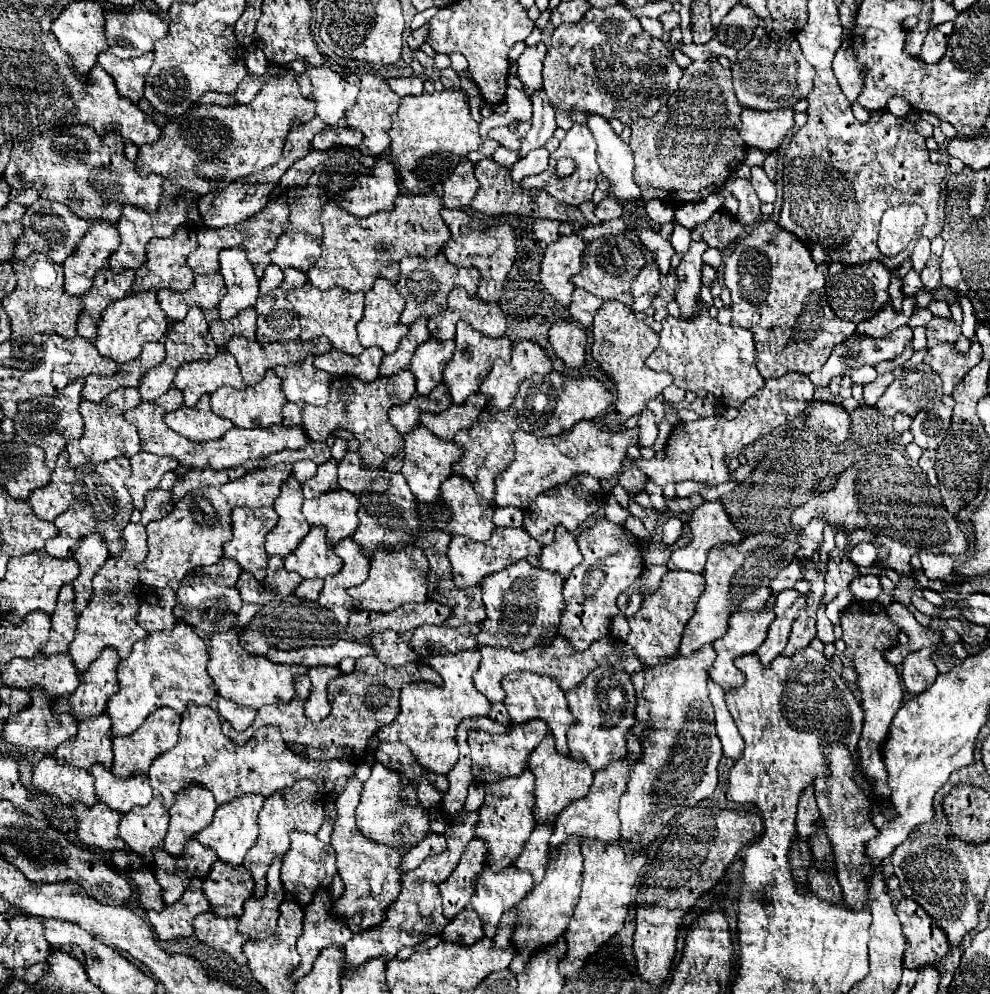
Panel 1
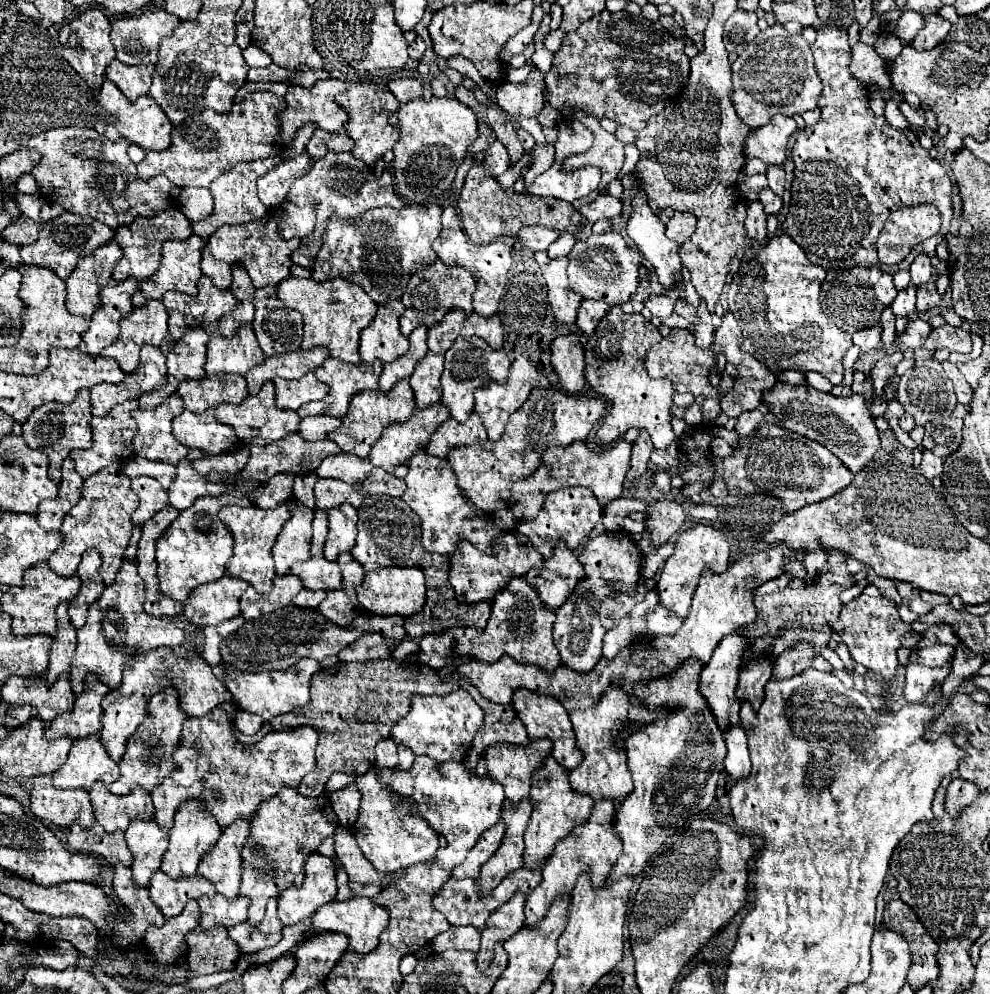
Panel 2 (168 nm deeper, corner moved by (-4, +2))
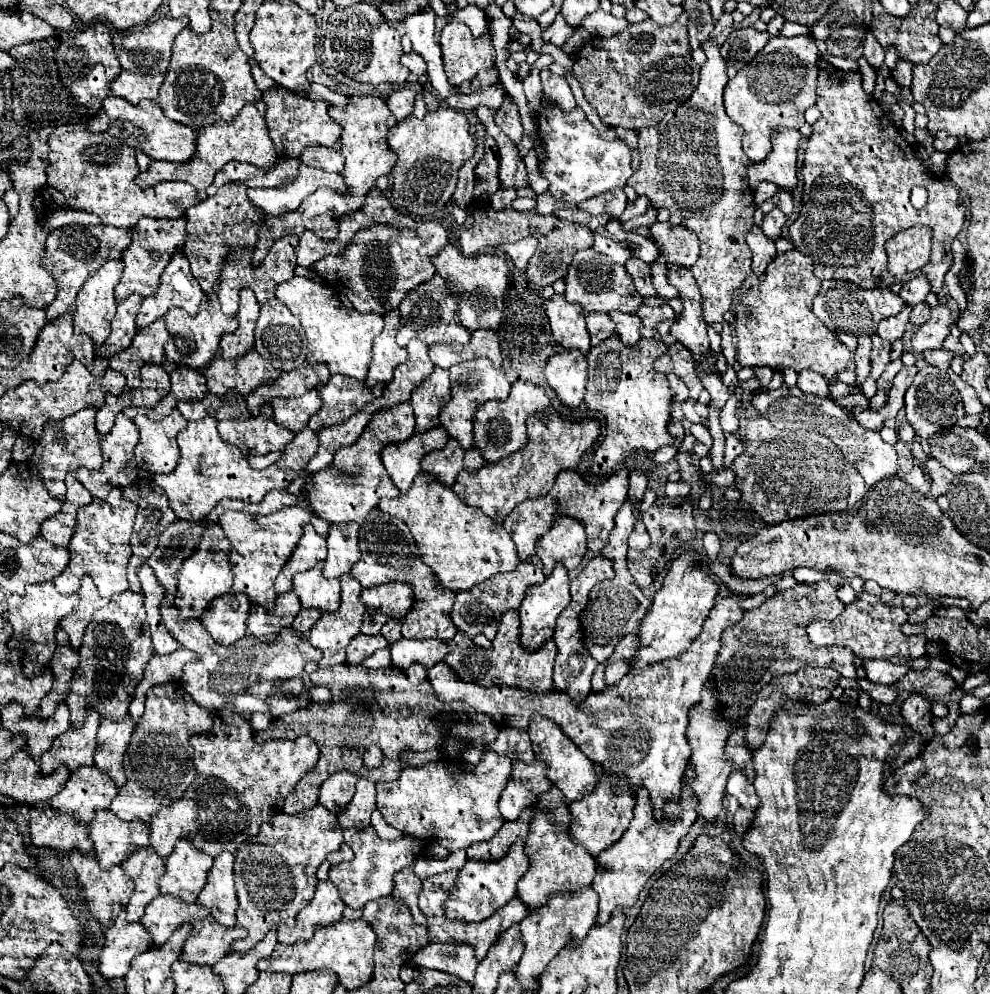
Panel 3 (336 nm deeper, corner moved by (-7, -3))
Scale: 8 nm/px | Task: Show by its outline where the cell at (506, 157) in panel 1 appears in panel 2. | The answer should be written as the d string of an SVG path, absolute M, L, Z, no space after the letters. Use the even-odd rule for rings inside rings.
M493 142L485 152L483 152L483 166L485 174L491 174L491 178L497 178L509 168L509 154L503 144Z

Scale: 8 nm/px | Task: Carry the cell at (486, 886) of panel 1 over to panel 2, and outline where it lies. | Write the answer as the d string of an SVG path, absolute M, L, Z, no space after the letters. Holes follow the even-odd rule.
M517 892L507 904L497 908L487 920L487 928L481 934L481 950L477 952L477 968L483 972L493 962L495 944L509 940L517 930L523 928L525 922L525 894Z

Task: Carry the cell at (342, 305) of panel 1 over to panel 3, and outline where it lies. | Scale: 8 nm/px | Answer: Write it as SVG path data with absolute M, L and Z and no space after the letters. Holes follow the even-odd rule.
M292 277L276 287L276 299L280 299L302 323L306 331L306 361L326 363L330 373L348 375L352 379L364 381L370 363L372 339L382 331L384 319L378 313L360 313L354 309L348 297L334 291L322 281L308 277Z

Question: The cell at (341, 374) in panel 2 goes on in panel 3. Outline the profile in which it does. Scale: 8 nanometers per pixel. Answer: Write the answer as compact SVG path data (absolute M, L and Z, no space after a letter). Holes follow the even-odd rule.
M332 375L328 383L316 389L320 389L322 407L308 421L312 431L318 431L318 423L326 427L346 421L354 413L362 411L362 407L378 395L374 387L368 387L364 381L356 381L346 375Z

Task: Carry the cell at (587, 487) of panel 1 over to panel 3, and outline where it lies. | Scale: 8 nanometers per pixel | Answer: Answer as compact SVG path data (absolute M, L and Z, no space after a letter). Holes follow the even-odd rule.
M556 515L550 531L536 541L536 555L542 559L546 575L552 573L558 561L562 561L568 571L574 571L586 551L584 523L568 515Z

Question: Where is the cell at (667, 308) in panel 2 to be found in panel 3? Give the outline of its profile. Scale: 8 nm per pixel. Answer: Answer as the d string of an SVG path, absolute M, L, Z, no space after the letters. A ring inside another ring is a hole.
M662 303L660 307L650 307L650 305L642 305L638 309L638 317L642 319L644 327L652 327L656 329L660 321L664 319L674 319L674 309L668 303Z

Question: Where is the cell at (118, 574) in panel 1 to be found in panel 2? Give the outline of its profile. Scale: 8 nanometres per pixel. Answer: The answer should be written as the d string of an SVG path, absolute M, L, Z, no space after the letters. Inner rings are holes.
M123 562L115 584L107 586L103 596L89 606L87 620L83 628L77 630L77 650L71 662L71 690L81 694L83 674L95 674L105 682L111 690L117 690L121 684L121 674L125 662L129 662L129 654L139 654L155 648L175 648L185 640L185 632L171 618L153 618L143 610L145 600L145 584L137 574L137 566L131 562Z

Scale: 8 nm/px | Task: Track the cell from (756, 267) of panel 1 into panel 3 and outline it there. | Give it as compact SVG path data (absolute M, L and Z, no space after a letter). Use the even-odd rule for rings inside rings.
M792 249L786 253L776 255L776 259L768 265L762 281L754 287L750 287L734 305L734 331L738 339L738 363L742 367L770 367L774 371L782 371L792 367L794 371L810 369L820 373L826 379L838 377L838 373L852 367L852 353L848 347L836 337L834 331L830 331L814 313L812 313L812 301L820 293L822 281L814 275L812 259L808 255Z

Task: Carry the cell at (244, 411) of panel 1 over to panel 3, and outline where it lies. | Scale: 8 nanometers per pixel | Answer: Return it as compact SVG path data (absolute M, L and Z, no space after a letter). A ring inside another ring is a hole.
M264 405L260 415L250 419L218 421L218 431L224 441L240 447L246 457L280 451L296 437L296 431L290 431L274 421L270 405Z

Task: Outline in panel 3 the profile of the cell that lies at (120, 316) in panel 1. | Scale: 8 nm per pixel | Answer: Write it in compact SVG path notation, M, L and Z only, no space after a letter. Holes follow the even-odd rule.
M158 319L148 327L138 329L130 347L112 355L110 367L124 373L128 379L128 387L140 385L140 369L146 363L164 363L164 345L168 341L166 321Z

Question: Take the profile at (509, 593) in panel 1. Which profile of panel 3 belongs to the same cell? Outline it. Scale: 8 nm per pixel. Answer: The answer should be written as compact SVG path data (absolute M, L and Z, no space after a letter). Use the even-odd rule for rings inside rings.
M518 609L506 611L502 615L498 633L496 633L490 649L482 651L482 647L472 645L472 639L468 639L468 635L464 631L458 631L452 639L446 641L446 645L448 645L448 655L446 655L444 663L448 663L452 669L456 669L460 679L472 679L472 681L480 681L480 683L496 681L496 683L504 683L504 685L518 685L526 691L542 691L542 693L548 693L554 689L552 669L554 669L556 649L548 649L546 645L542 645L536 651L524 649L524 645L520 643Z

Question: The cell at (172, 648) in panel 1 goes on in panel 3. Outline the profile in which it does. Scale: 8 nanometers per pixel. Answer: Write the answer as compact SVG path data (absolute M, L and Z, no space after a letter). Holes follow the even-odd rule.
M126 715L120 723L118 721L114 723L114 721L102 717L100 727L98 727L98 747L96 747L94 763L102 771L106 771L118 787L122 787L124 779L126 779L122 759L124 759L130 739L132 739L134 727L136 725L130 715Z

